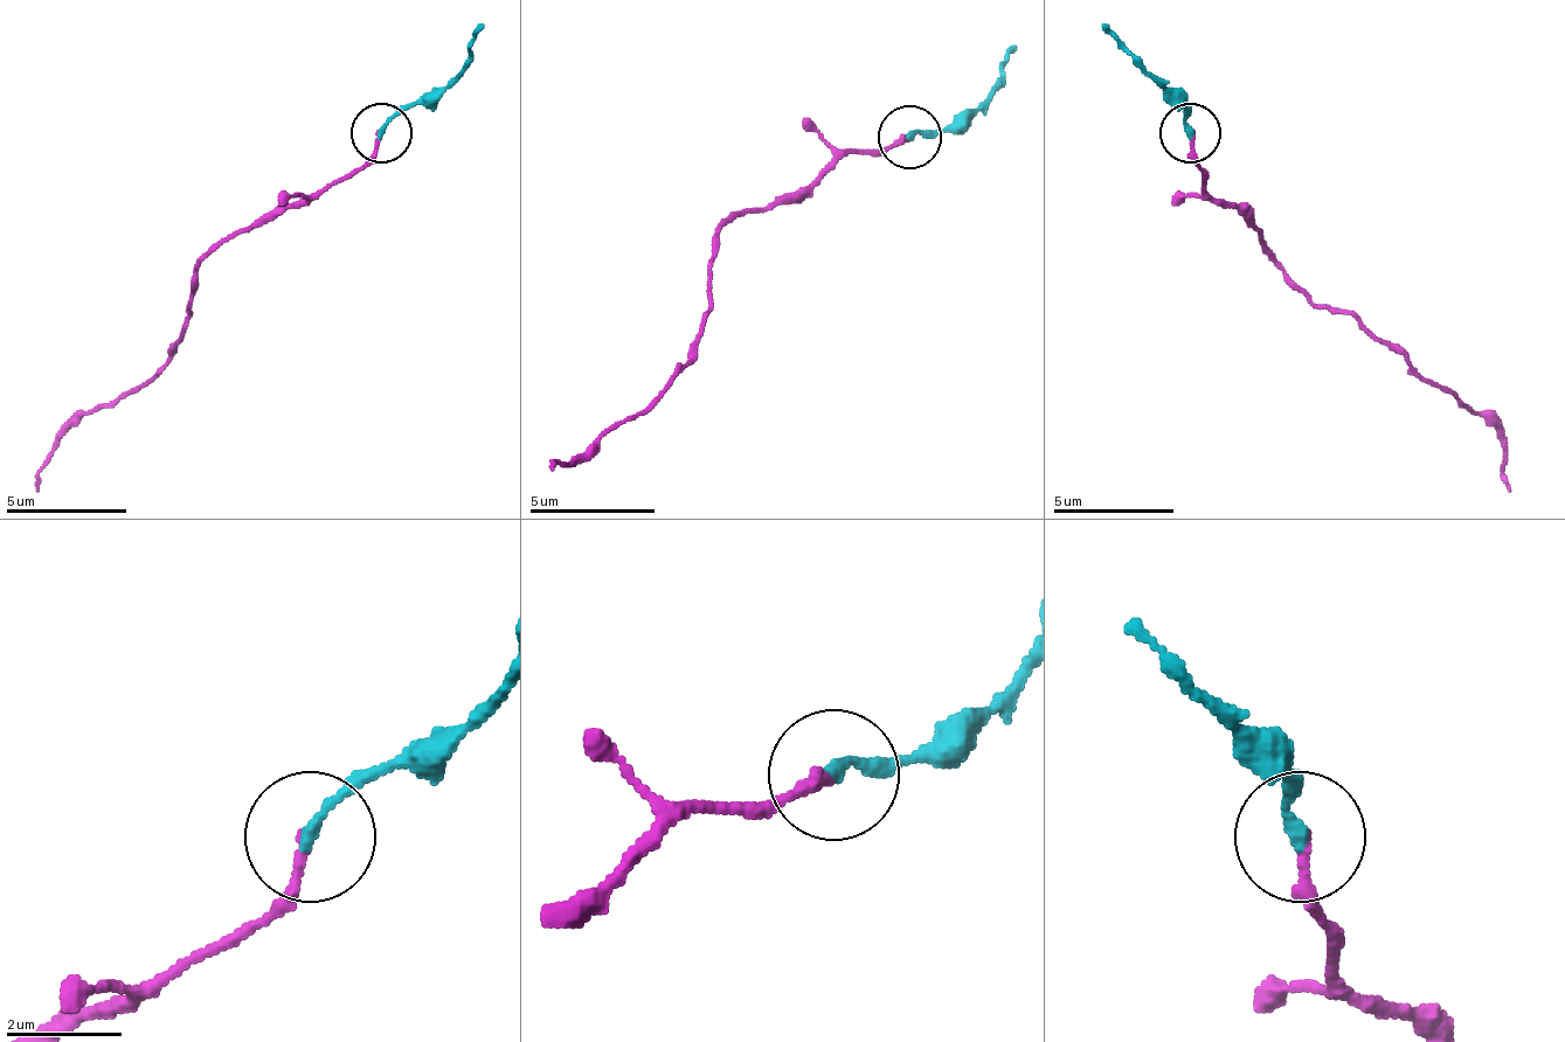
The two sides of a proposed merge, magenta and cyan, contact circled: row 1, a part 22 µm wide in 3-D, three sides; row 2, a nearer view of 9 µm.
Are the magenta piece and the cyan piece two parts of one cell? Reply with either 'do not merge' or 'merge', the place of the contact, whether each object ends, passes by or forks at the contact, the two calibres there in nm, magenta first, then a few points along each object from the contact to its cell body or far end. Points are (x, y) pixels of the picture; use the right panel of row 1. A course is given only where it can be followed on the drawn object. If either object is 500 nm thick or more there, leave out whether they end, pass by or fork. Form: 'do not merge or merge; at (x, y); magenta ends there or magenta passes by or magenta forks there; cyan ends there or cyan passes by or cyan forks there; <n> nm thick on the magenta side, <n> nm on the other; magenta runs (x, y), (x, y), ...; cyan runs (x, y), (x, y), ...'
merge; at (1190, 132); magenta ends there; cyan ends there; 150 nm thick on the magenta side, 200 nm on the other; magenta runs (1189, 137), (1200, 167), (1200, 186), (1261, 234), (1261, 245), (1309, 300), (1351, 312), (1496, 432), (1508, 493); cyan runs (1189, 131), (1177, 101), (1105, 22)

